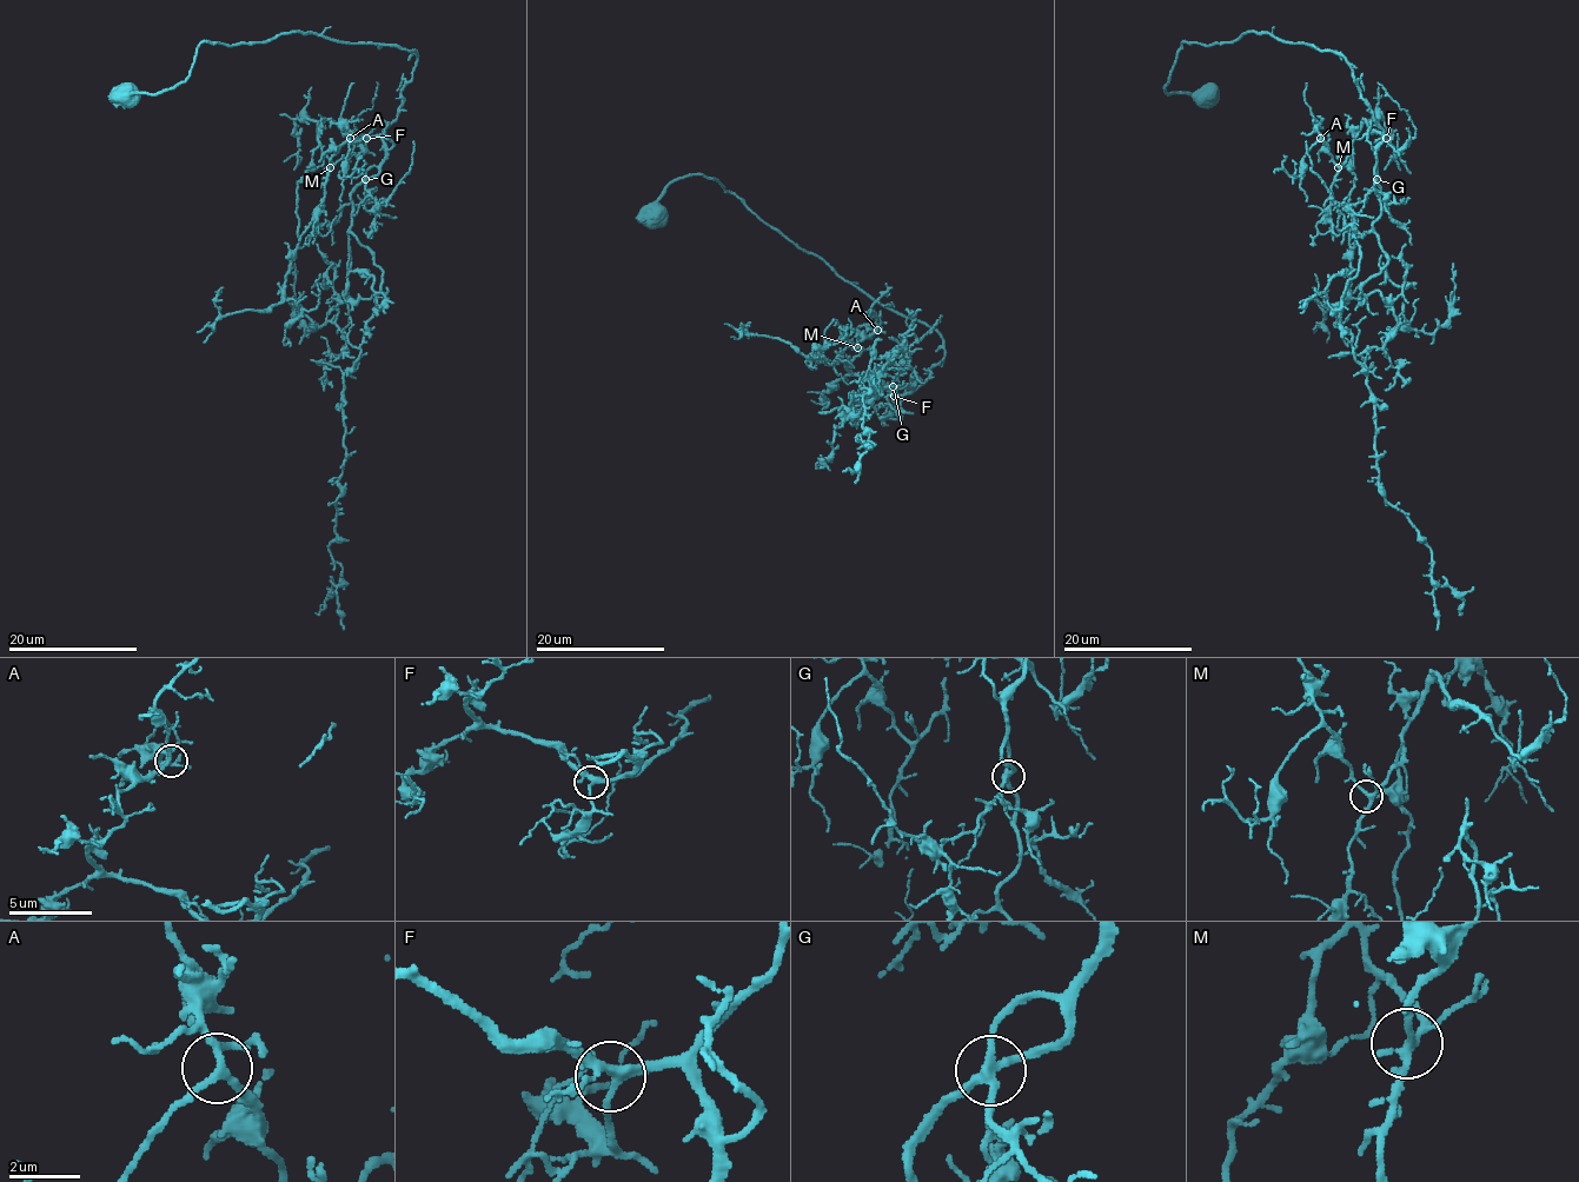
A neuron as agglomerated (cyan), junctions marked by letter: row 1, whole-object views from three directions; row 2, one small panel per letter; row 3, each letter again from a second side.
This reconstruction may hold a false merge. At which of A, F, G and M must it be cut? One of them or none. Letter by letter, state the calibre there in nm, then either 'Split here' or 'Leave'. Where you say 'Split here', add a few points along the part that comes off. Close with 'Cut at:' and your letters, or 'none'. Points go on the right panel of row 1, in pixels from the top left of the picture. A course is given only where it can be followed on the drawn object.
A: Thickness 220 nm. Leave
F: Thickness 280 nm. Leave
G: Thickness 260 nm. Leave
M: Thickness 220 nm. Leave
Cut at: none

